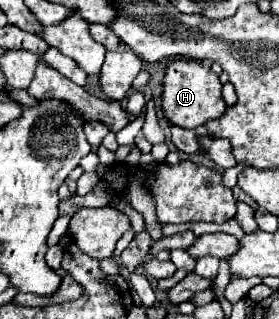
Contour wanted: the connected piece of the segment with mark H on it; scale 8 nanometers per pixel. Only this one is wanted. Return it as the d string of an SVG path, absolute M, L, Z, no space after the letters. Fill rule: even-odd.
M174 60L170 62L164 76L164 92L162 92L162 110L164 118L180 128L198 128L208 120L216 120L226 112L226 104L222 100L222 82L212 72L210 64L194 62L194 60Z

